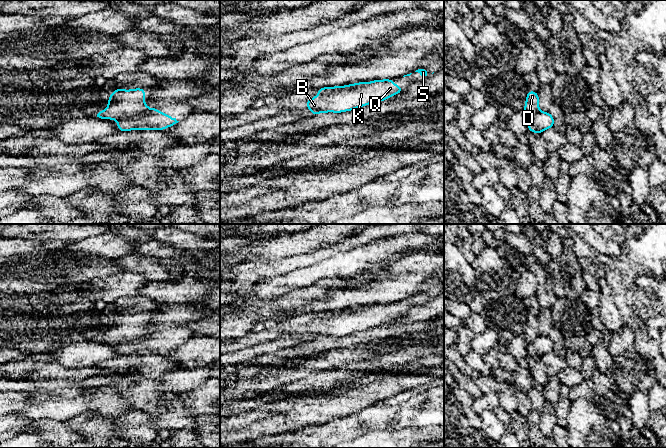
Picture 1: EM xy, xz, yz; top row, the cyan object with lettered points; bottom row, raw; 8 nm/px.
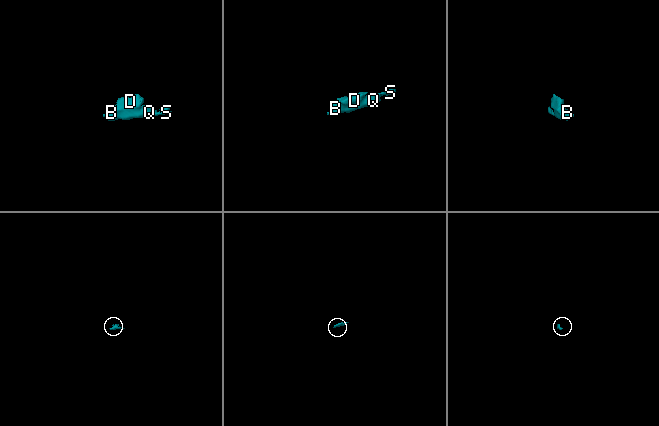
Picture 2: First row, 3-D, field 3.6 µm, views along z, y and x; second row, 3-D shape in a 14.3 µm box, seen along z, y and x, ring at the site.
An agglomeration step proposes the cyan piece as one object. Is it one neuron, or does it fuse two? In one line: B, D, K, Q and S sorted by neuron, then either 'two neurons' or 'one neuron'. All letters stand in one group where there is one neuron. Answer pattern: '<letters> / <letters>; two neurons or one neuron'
B K Q S / D; two neurons

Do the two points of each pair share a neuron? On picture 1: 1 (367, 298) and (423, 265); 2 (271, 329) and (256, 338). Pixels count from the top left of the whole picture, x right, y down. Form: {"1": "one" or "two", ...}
{"1": "one", "2": "one"}

